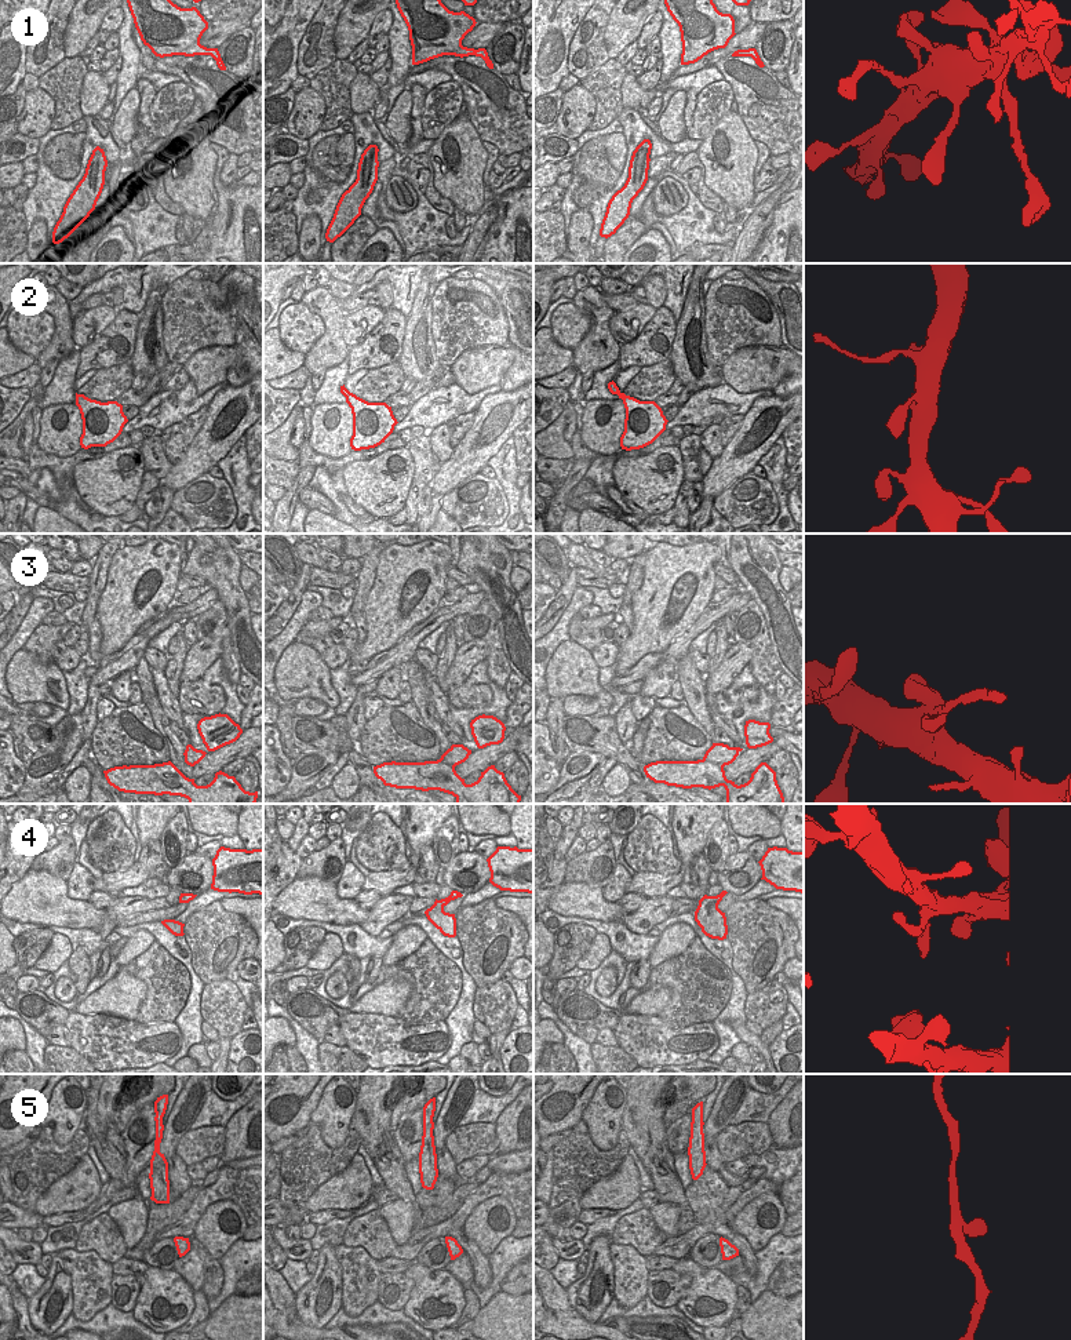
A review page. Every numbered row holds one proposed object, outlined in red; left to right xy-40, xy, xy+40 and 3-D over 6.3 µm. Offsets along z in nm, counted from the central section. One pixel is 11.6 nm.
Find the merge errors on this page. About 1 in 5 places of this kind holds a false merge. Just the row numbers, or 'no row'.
no row

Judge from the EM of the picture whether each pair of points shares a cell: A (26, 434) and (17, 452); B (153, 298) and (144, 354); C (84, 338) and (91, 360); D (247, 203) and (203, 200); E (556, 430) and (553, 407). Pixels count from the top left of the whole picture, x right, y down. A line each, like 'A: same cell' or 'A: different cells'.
A: different cells
B: same cell
C: different cells
D: different cells
E: different cells

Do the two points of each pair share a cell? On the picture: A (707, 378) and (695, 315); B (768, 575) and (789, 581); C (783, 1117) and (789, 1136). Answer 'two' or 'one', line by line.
A: one
B: two
C: one

